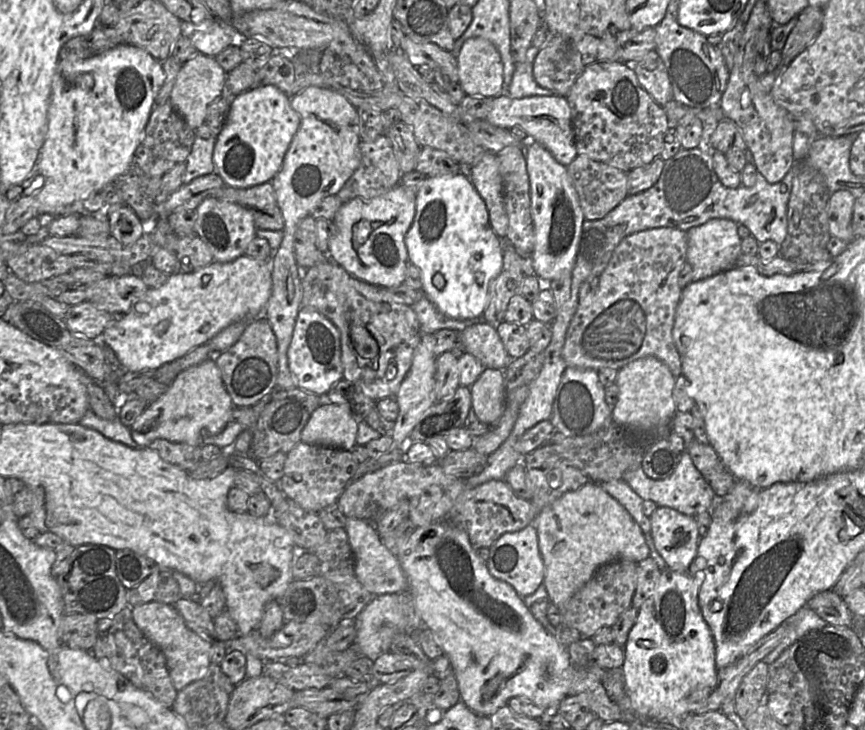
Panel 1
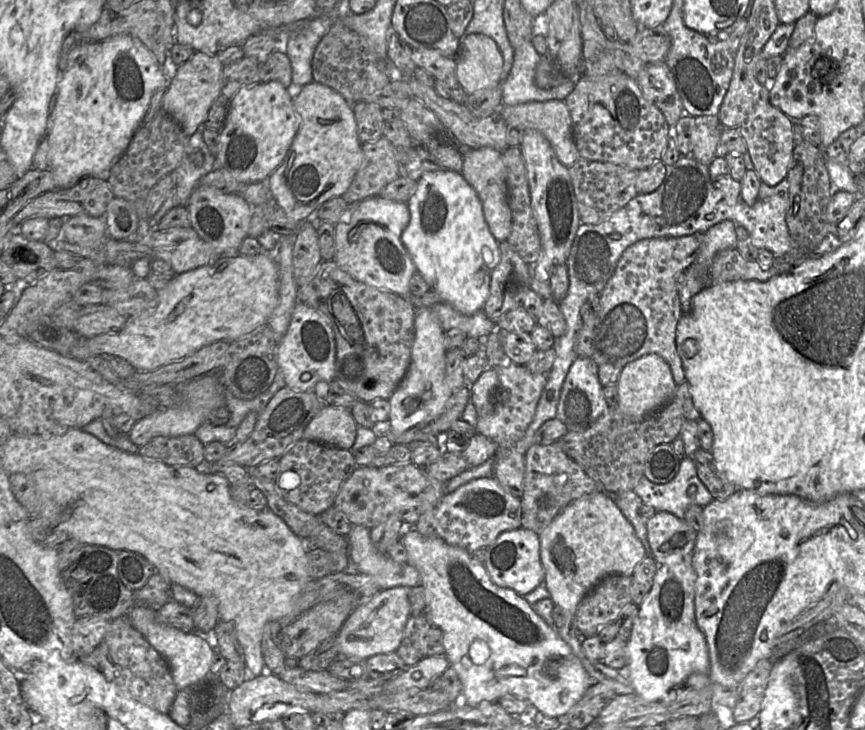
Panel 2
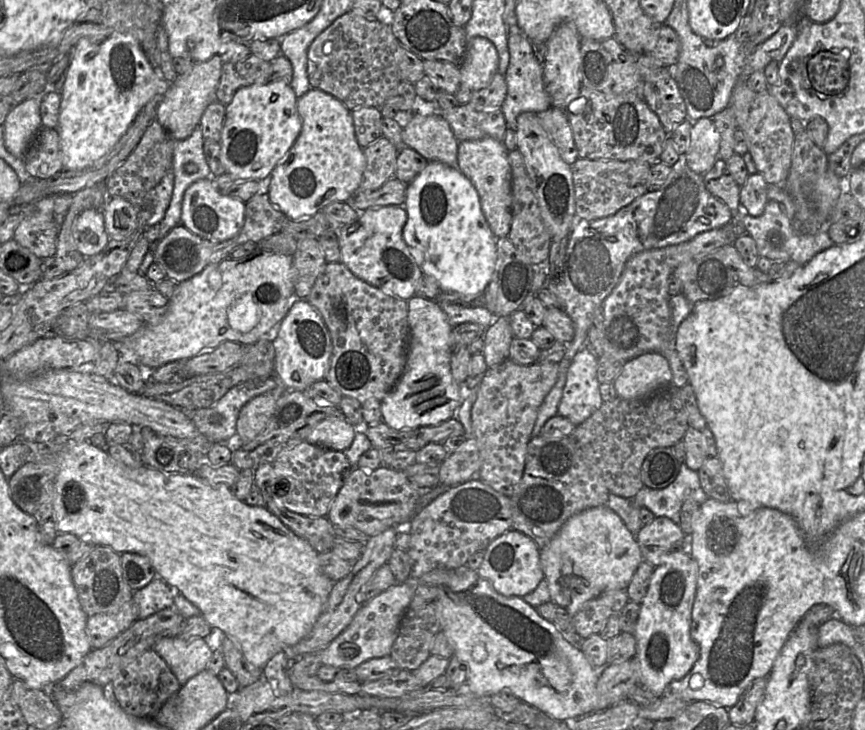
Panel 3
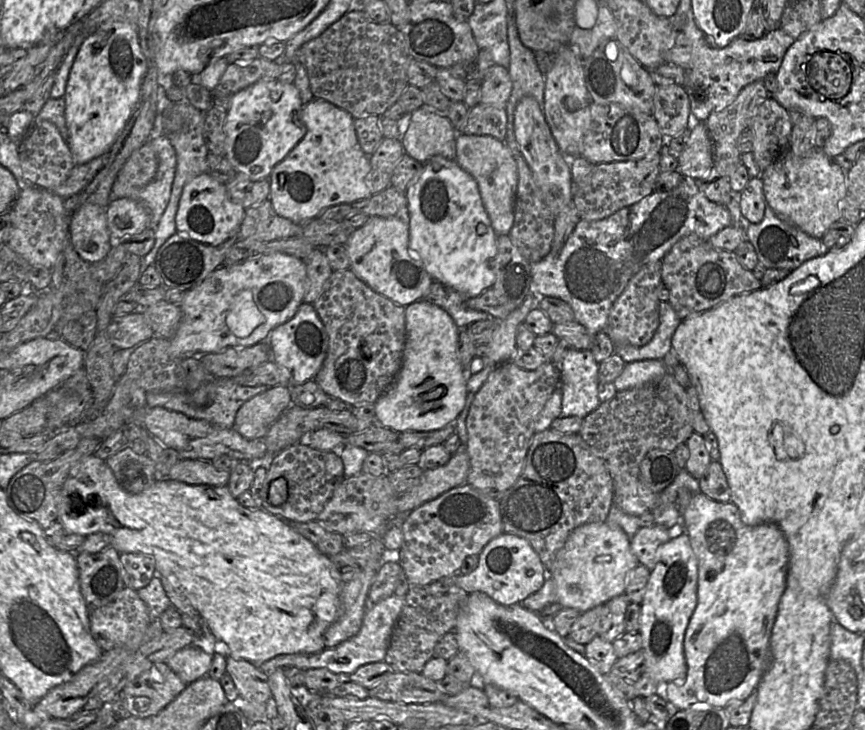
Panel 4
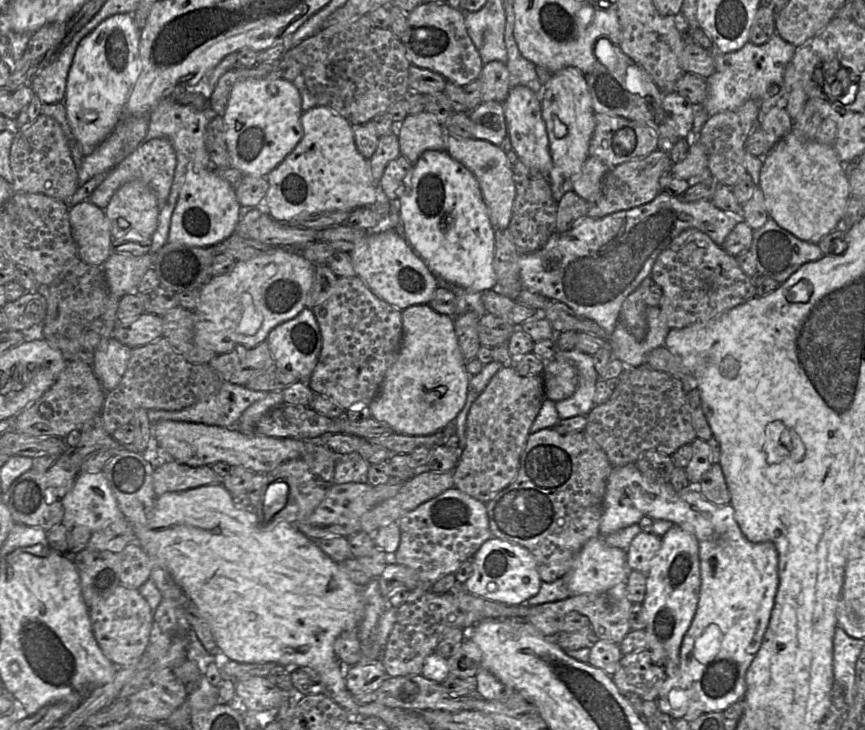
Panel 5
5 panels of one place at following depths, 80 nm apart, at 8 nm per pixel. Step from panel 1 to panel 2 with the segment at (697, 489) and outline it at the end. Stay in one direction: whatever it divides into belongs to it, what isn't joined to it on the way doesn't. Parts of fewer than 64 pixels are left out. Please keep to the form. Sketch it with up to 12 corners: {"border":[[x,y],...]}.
{"border":[[693,460],[669,482],[642,475],[633,491],[657,512],[684,519],[689,505],[714,499]]}

